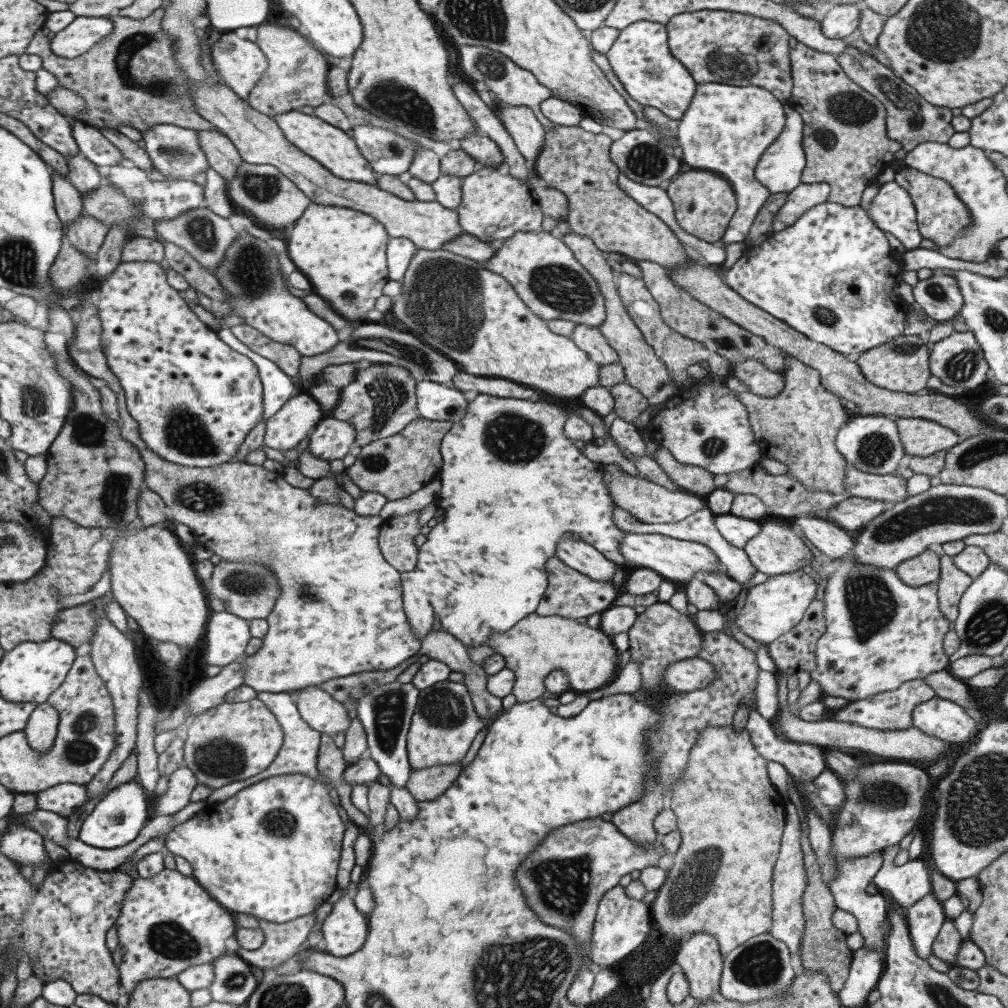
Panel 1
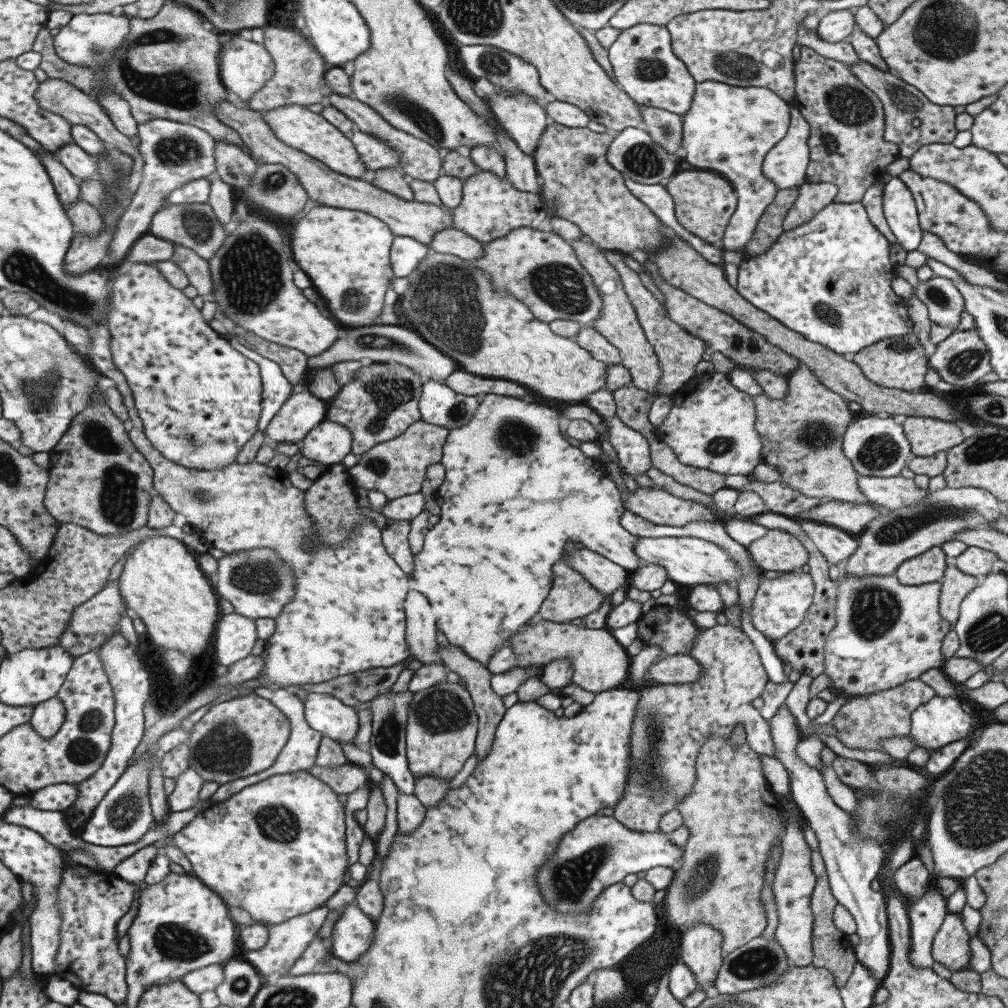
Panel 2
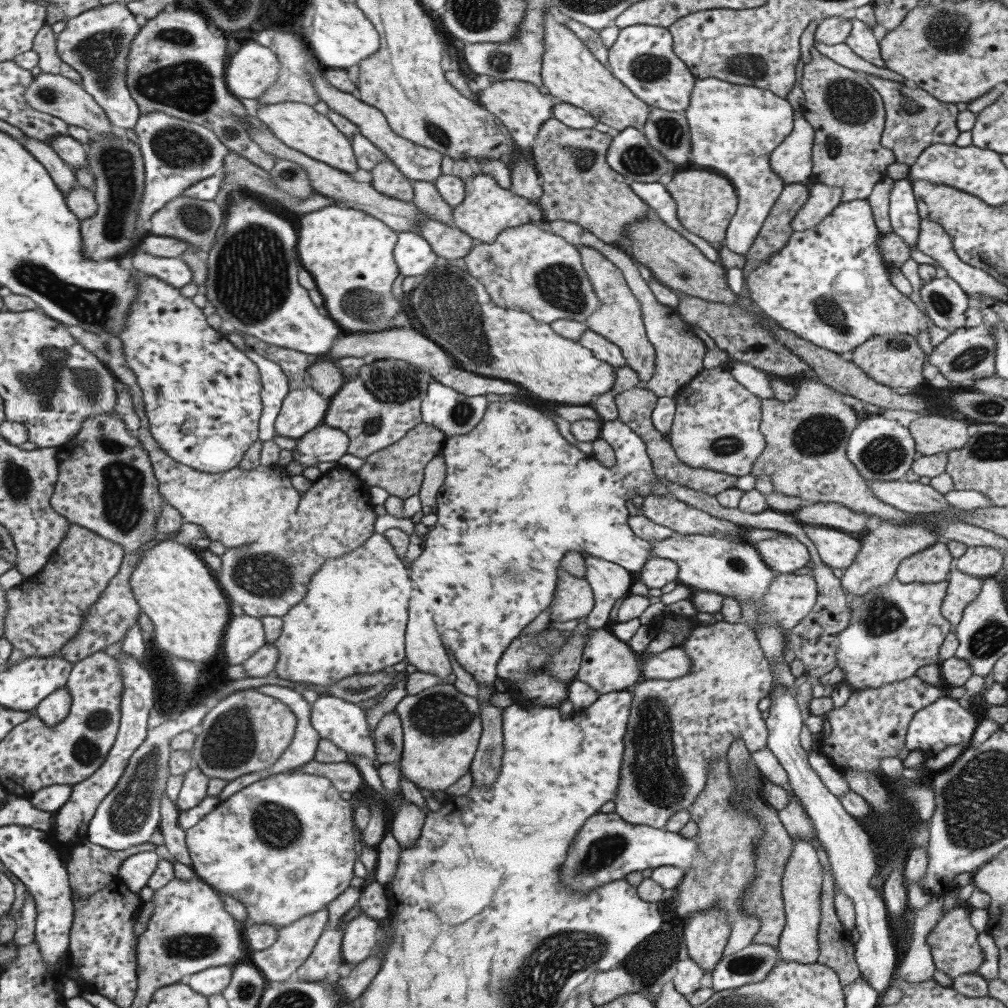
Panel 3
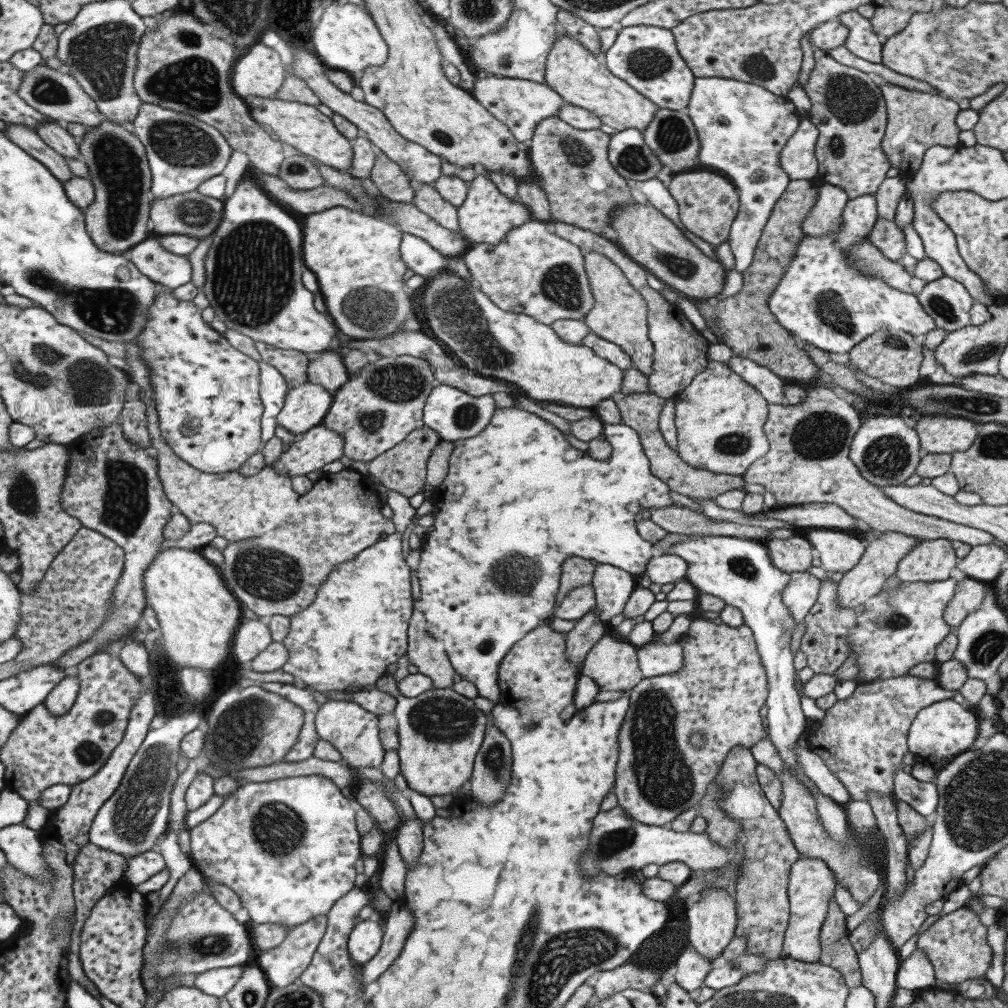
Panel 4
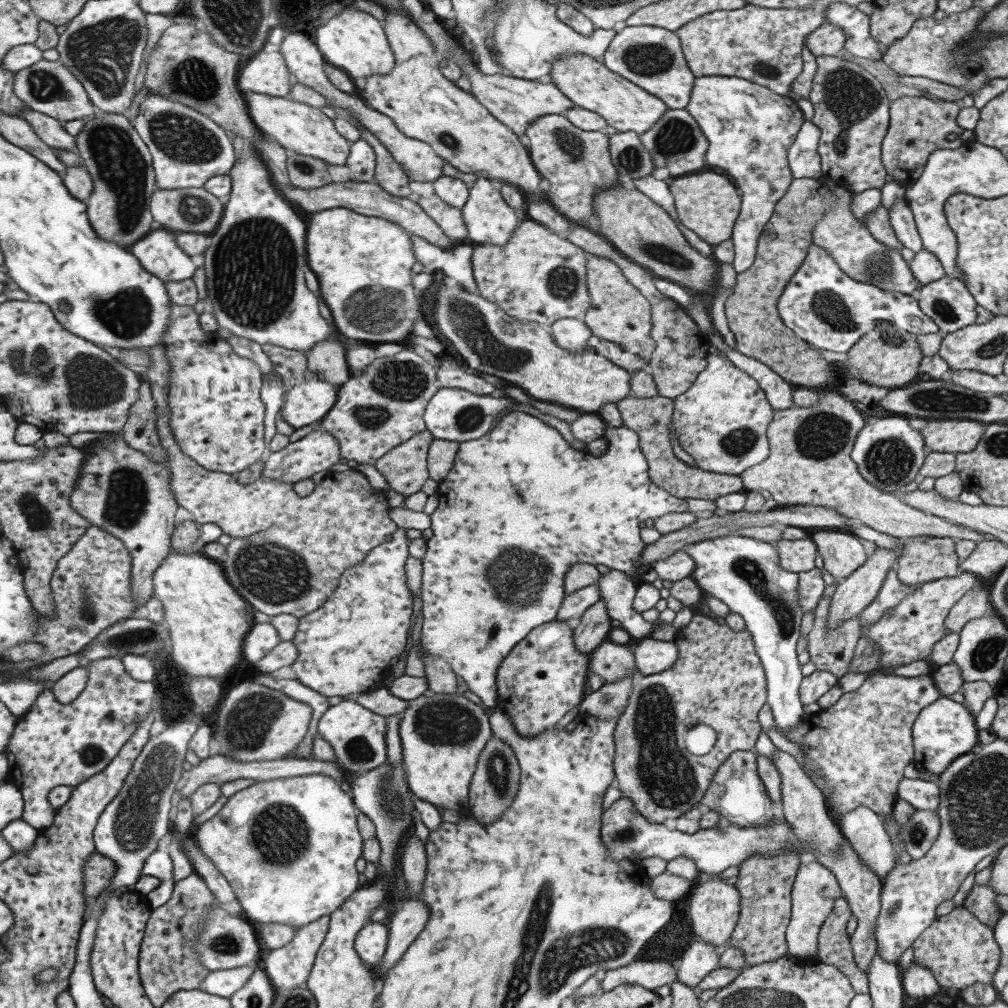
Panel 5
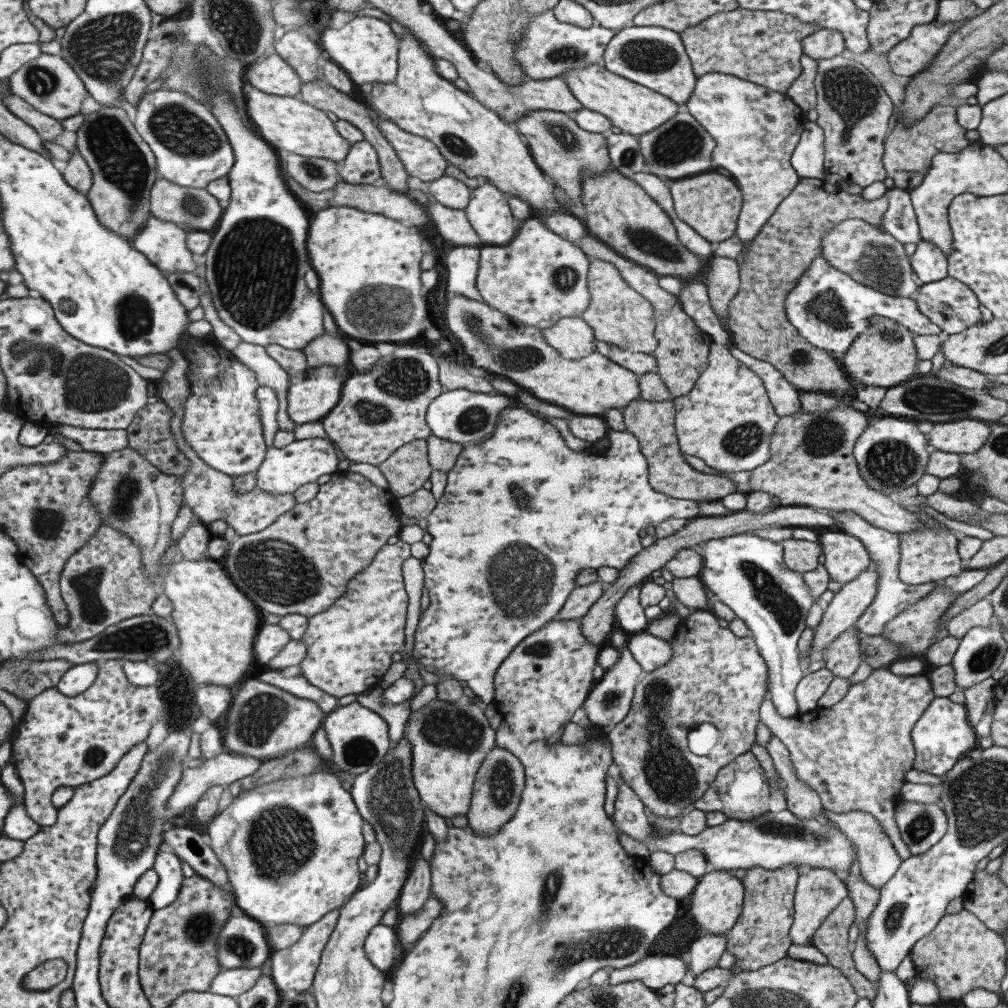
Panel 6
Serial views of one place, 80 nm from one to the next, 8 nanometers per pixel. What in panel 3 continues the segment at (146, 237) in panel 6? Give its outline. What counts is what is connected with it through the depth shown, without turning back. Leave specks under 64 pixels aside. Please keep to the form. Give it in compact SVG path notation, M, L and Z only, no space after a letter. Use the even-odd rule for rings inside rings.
M135 247L131 252L132 266L140 273L156 276L167 284L182 289L194 282L192 268L181 257L167 258L146 253Z

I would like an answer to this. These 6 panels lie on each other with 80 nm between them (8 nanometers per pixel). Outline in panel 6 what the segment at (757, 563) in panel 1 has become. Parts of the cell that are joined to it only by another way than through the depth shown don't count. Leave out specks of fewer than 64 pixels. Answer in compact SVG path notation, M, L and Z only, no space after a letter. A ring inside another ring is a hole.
M787 539L779 543L782 546L783 564L788 570L803 574L818 566L817 559L821 555L819 542Z

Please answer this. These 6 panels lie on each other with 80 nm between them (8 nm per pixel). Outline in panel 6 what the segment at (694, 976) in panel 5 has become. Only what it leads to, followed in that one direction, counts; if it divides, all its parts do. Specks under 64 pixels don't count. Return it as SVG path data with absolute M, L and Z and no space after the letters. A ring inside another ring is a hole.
M726 933L703 934L690 945L685 958L687 960L687 972L699 976L705 970L717 967L719 957L725 951Z

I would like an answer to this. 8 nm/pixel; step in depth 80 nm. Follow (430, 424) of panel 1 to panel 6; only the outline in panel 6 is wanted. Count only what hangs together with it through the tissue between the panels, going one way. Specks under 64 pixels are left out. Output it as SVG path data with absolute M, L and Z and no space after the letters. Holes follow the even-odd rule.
M428 439L414 440L402 446L378 468L388 481L388 490L397 498L421 491L434 470L428 453Z

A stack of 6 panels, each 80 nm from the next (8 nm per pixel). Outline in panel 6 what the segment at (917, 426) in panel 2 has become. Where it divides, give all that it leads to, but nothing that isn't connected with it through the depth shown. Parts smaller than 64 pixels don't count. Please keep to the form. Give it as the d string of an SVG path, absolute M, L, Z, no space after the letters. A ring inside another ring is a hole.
M961 419L953 422L933 423L926 443L933 446L935 450L961 456L979 450L989 433L990 426L986 421Z

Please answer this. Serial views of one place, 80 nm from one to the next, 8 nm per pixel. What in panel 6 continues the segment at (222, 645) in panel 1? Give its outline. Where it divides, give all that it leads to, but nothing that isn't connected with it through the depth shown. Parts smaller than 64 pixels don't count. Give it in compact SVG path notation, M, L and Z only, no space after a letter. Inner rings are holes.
M278 624L263 625L259 628L256 639L256 660L262 669L265 664L271 662L290 642L289 632Z

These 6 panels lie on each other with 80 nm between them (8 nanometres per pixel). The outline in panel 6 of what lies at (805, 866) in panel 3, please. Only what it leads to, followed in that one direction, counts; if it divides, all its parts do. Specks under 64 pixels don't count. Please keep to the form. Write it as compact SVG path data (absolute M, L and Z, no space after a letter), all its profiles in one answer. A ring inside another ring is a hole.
M809 868L798 873L794 890L794 917L789 929L791 945L811 945L812 934L823 919L835 908L848 892L841 876L824 868Z

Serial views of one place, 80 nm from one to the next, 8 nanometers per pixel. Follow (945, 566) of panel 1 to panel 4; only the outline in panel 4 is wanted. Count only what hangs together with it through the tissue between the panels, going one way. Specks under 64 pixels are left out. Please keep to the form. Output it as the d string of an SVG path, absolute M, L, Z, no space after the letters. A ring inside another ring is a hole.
M965 576L956 584L956 591L952 600L947 603L942 612L943 621L952 631L959 627L962 620L978 609L982 603L987 585L983 581Z

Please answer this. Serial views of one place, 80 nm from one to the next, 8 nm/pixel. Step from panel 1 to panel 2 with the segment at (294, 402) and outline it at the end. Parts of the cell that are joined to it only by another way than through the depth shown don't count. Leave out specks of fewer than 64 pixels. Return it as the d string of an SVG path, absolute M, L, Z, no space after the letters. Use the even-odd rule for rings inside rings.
M309 389L293 393L269 425L267 441L297 444L327 420L328 409L329 403Z

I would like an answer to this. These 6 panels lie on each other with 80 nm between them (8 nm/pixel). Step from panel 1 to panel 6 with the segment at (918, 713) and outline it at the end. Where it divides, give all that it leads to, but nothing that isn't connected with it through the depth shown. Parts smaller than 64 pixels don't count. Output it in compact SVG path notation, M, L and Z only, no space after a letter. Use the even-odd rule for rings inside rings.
M935 697L910 731L914 748L912 768L919 772L942 777L969 749L977 746L977 738L966 719L966 710L947 697Z

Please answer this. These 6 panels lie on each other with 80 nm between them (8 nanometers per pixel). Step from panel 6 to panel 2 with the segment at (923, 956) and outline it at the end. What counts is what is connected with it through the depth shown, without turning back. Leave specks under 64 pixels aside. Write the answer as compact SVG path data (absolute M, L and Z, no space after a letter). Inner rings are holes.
M946 913L930 946L932 959L951 973L964 970L970 959L970 937L959 914Z

